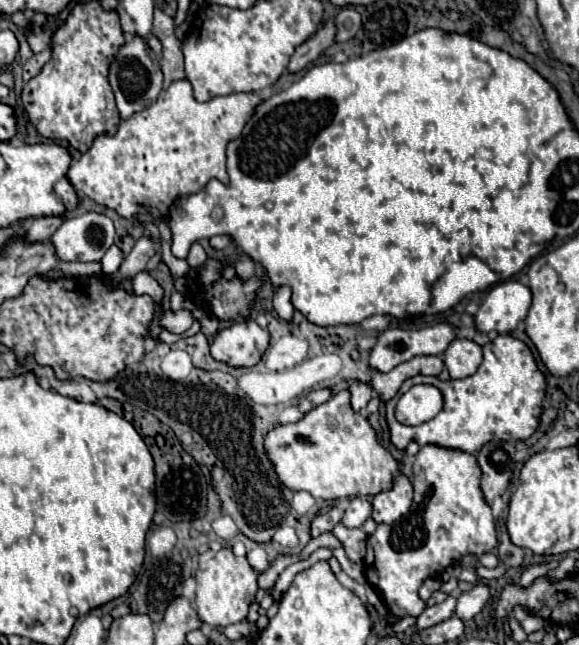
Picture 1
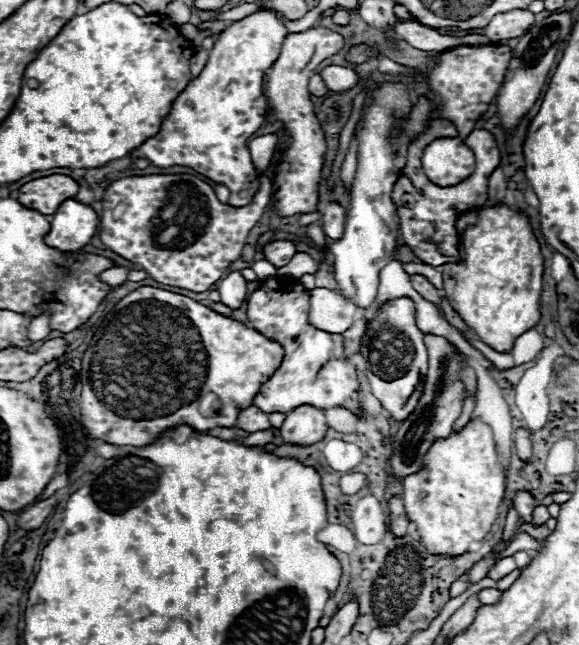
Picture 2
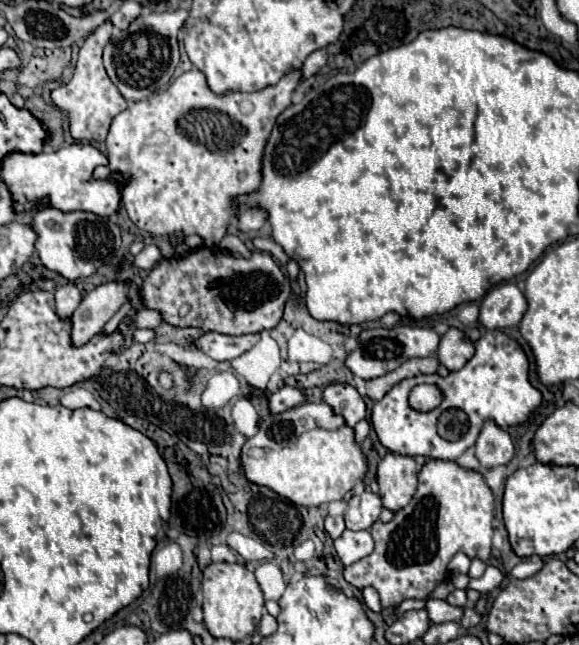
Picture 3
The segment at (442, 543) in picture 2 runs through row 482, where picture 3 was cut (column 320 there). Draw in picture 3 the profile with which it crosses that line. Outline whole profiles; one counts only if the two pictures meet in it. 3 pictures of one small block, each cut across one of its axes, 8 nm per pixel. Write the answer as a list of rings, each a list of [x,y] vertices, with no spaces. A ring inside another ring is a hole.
[[[306,402],[280,416],[264,418],[258,434],[248,438],[242,448],[242,466],[250,482],[268,486],[300,506],[342,500],[358,480],[364,480],[368,470],[366,454],[356,442],[354,430],[324,402]]]

